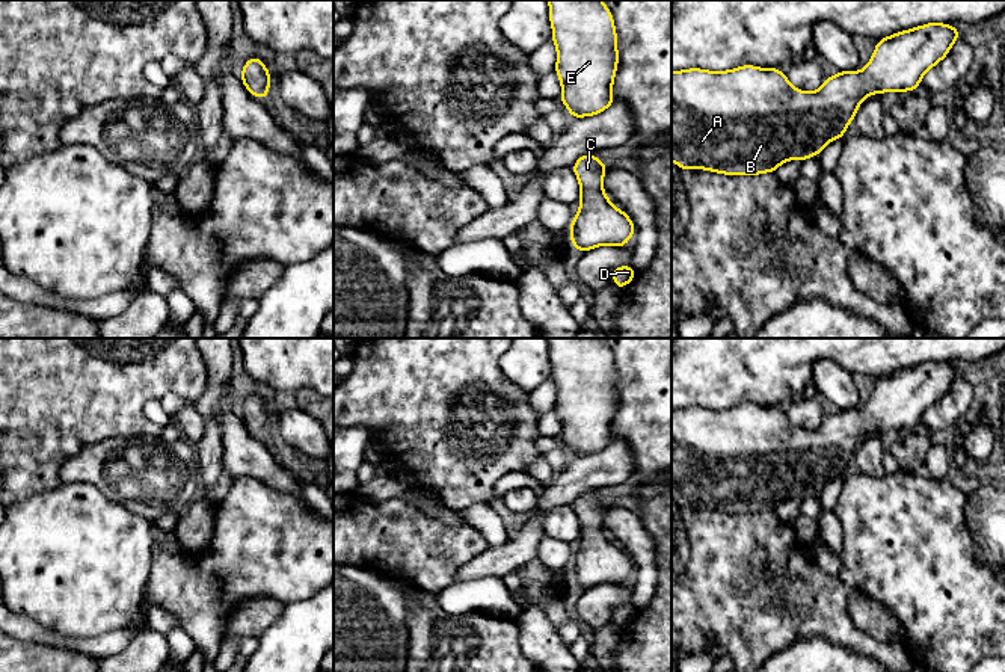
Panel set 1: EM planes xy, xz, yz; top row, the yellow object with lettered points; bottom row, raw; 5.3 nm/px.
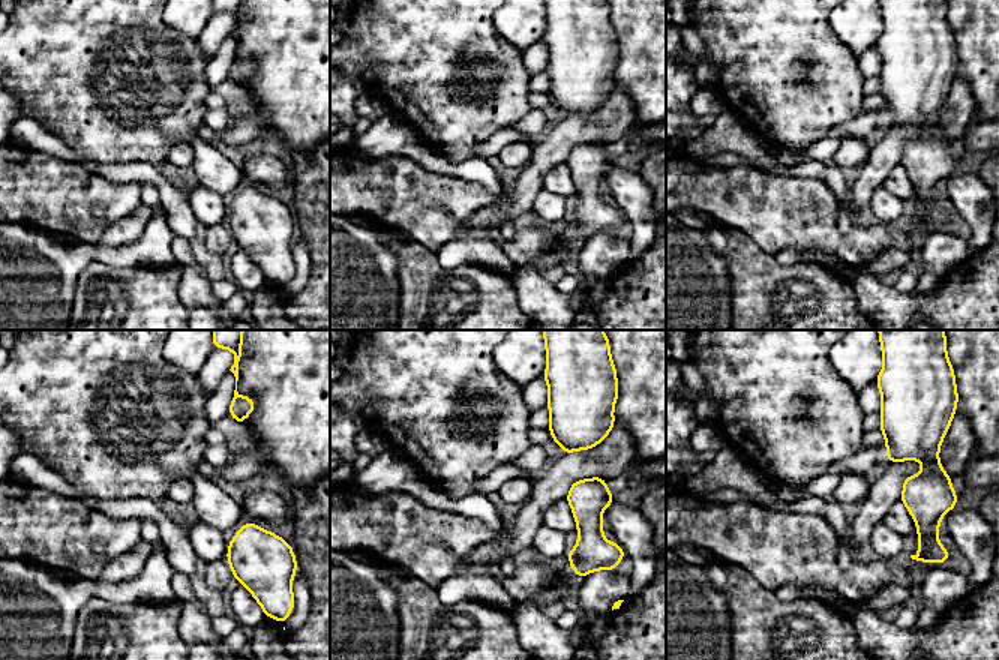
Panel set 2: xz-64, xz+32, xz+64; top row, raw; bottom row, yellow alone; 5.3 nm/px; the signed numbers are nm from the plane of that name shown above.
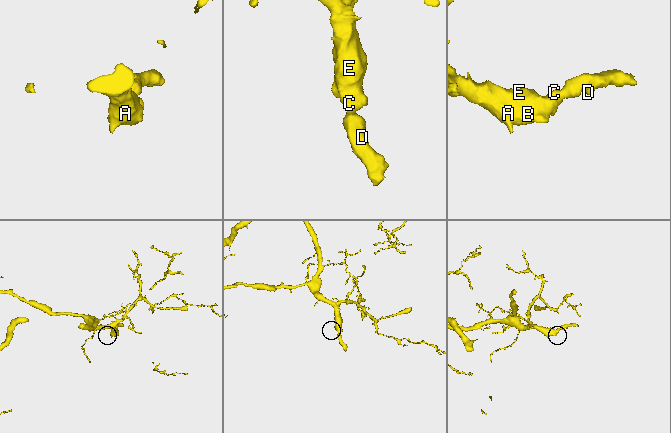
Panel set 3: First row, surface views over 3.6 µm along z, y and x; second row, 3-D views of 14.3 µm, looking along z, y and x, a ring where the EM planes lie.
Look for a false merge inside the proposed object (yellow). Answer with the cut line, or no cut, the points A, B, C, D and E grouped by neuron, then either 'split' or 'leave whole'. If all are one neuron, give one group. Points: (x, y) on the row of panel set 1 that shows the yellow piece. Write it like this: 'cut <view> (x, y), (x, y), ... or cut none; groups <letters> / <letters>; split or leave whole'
cut none; groups A B C D E; leave whole

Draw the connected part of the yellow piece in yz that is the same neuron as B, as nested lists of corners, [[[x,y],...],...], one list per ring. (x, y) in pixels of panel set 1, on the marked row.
[[[928,23],[893,33],[877,41],[875,51],[863,71],[839,71],[833,77],[825,77],[815,92],[794,88],[779,68],[744,65],[729,71],[700,68],[672,71],[672,160],[679,169],[706,169],[723,175],[758,175],[776,172],[782,163],[792,159],[804,162],[821,154],[830,140],[844,139],[859,106],[871,94],[902,94],[919,89],[924,74],[945,59],[960,38],[955,26],[943,23]]]

